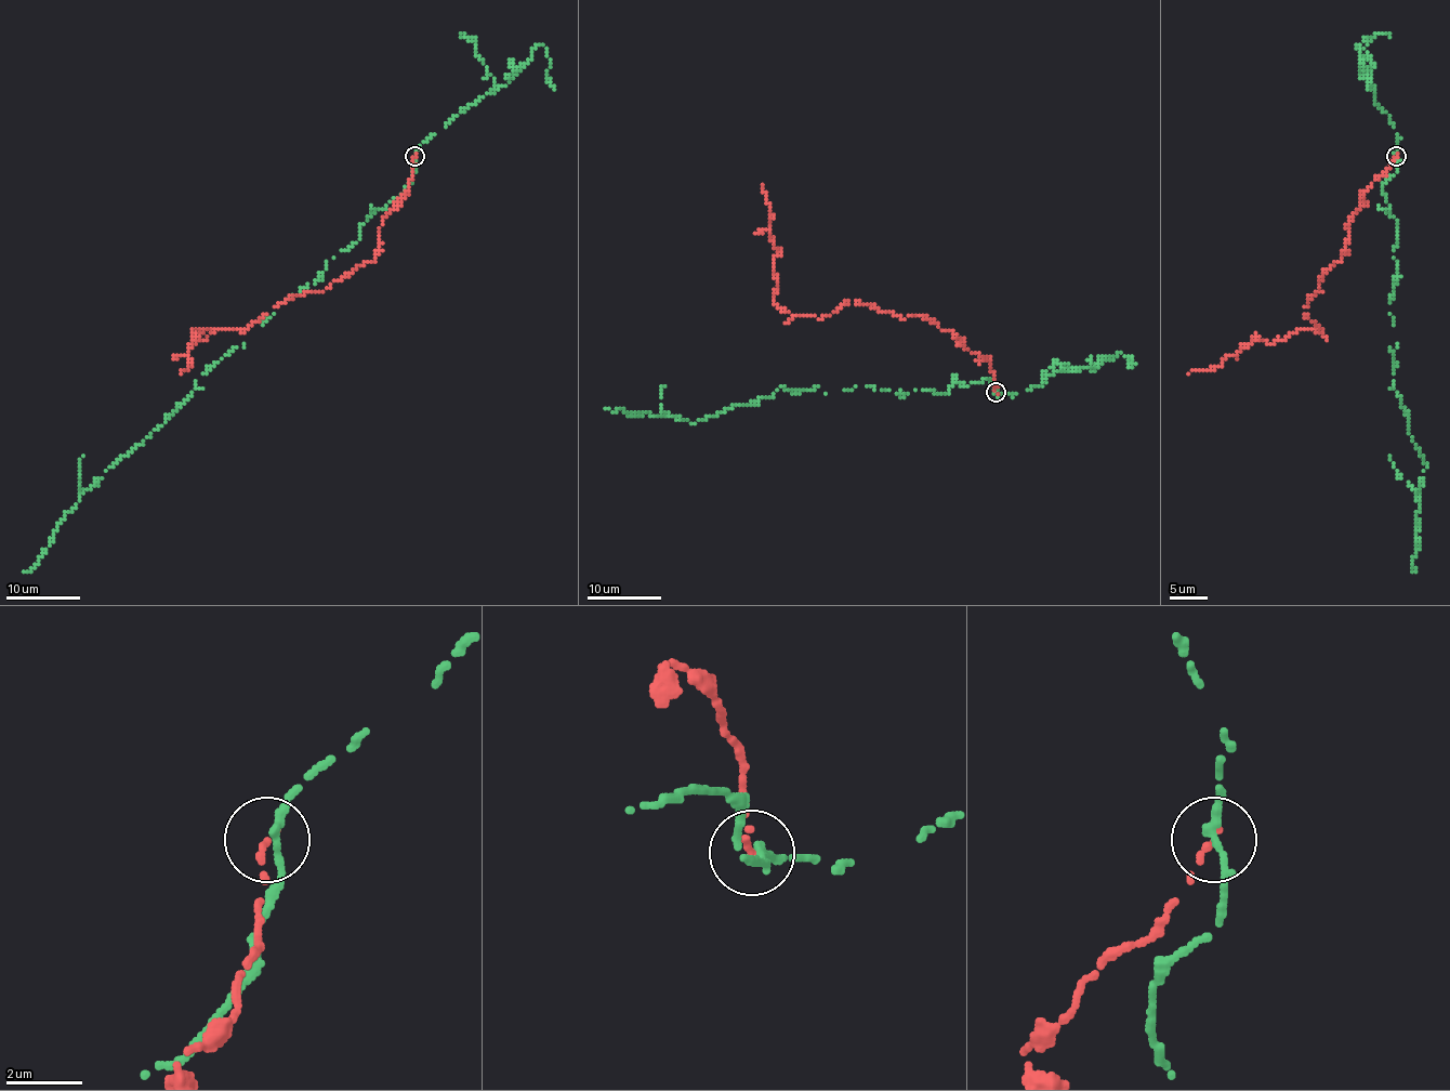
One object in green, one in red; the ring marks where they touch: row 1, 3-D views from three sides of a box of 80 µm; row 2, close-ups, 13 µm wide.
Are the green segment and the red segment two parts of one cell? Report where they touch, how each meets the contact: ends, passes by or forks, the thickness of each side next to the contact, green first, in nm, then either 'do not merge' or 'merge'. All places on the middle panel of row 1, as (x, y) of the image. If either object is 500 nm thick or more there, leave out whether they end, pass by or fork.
at (996, 392); green passes by; red ends there; 220 nm thick on the green side, 180 nm on the other; do not merge

